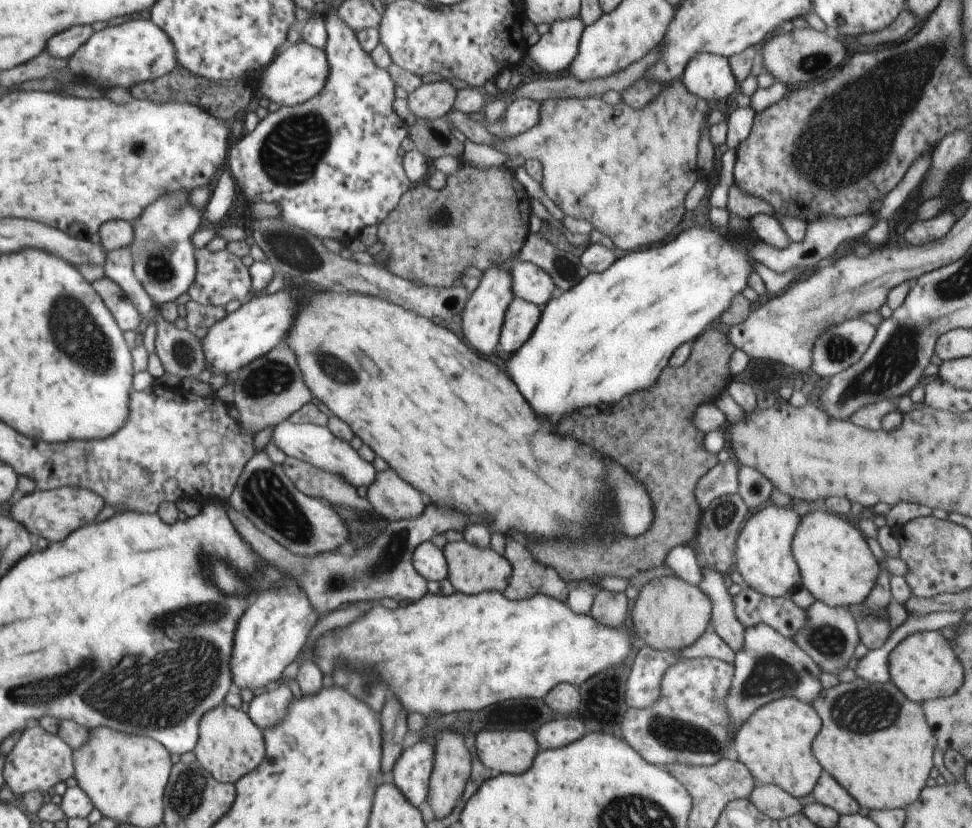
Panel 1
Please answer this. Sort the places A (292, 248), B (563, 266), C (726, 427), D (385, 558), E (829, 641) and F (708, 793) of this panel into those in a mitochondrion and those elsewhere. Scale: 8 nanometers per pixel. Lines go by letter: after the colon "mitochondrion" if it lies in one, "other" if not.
A: mitochondrion
B: mitochondrion
C: other
D: mitochondrion
E: mitochondrion
F: other

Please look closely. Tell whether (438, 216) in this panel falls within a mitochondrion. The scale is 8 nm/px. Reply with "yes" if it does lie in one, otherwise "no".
yes

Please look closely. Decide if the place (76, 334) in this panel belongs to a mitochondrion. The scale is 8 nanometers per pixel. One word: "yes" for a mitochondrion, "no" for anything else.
yes

